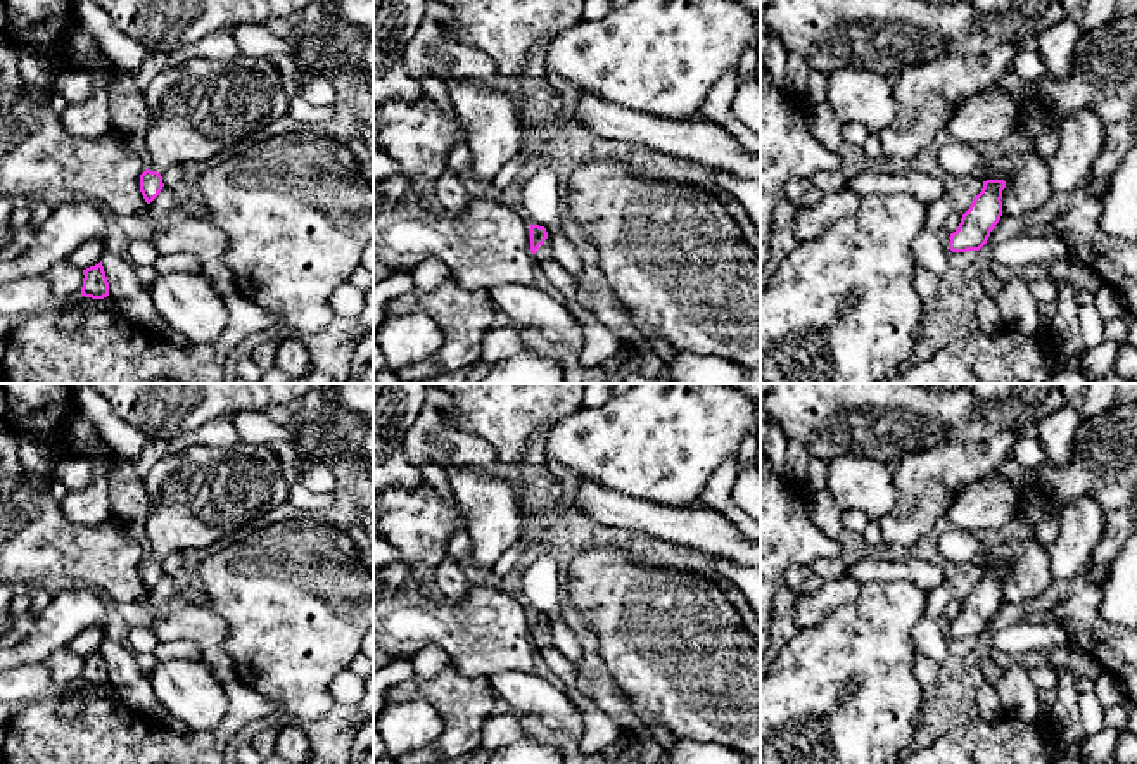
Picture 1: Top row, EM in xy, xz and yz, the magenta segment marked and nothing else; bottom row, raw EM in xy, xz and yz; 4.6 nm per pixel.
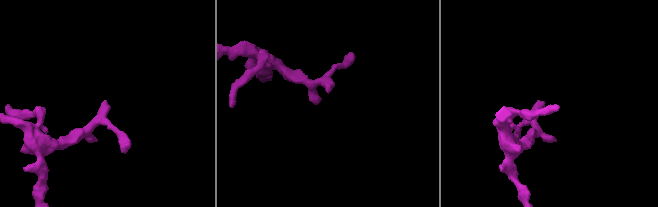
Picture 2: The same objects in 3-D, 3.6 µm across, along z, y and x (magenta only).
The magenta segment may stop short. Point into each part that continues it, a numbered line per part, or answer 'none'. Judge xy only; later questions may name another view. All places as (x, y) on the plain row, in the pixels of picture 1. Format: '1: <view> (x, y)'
1: xy (197, 496)

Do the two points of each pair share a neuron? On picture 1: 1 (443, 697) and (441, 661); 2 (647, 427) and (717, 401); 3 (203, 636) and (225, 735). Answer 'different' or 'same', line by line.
1: different
2: same
3: different

